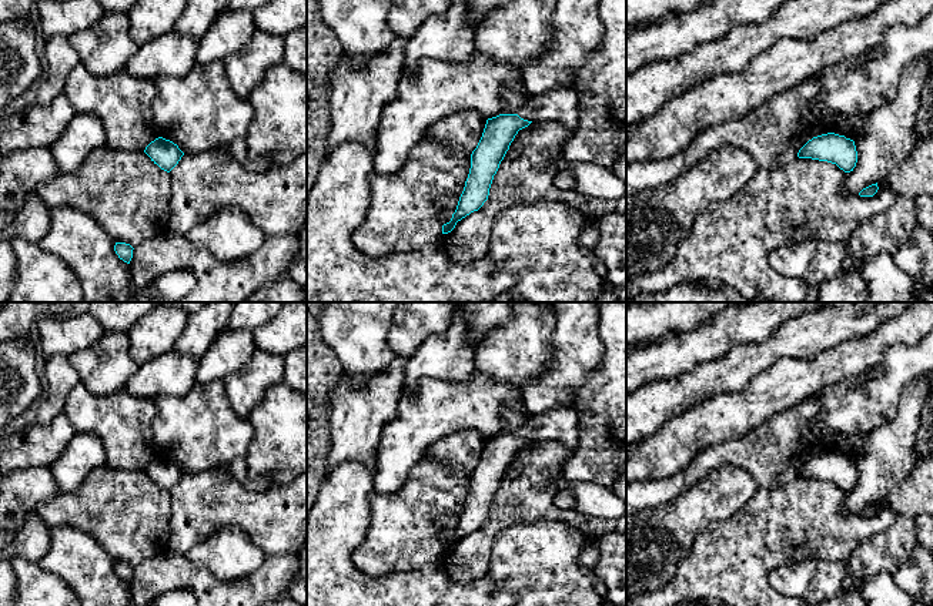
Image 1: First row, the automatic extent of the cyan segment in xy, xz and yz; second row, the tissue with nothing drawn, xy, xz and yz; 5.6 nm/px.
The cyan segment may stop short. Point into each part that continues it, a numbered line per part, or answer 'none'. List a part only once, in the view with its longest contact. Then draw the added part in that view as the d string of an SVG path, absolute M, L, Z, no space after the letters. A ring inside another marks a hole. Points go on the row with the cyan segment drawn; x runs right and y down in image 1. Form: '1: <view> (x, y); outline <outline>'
1: xz (562, 106); outline M569 87L529 96L528 103L516 114L532 123L555 121L575 133L579 118L579 93L575 87Z

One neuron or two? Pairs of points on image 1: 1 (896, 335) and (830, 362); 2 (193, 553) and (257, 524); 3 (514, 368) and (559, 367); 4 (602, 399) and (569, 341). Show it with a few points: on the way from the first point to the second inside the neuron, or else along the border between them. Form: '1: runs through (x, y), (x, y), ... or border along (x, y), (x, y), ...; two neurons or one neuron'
1: runs through (880, 340), (865, 352), (846, 360); one neuron
2: border along (208, 535), (224, 526), (237, 526), (264, 555); two neurons
3: border along (552, 334), (548, 367), (522, 388); two neurons
4: border along (601, 341), (601, 362), (588, 374), (575, 404); two neurons

